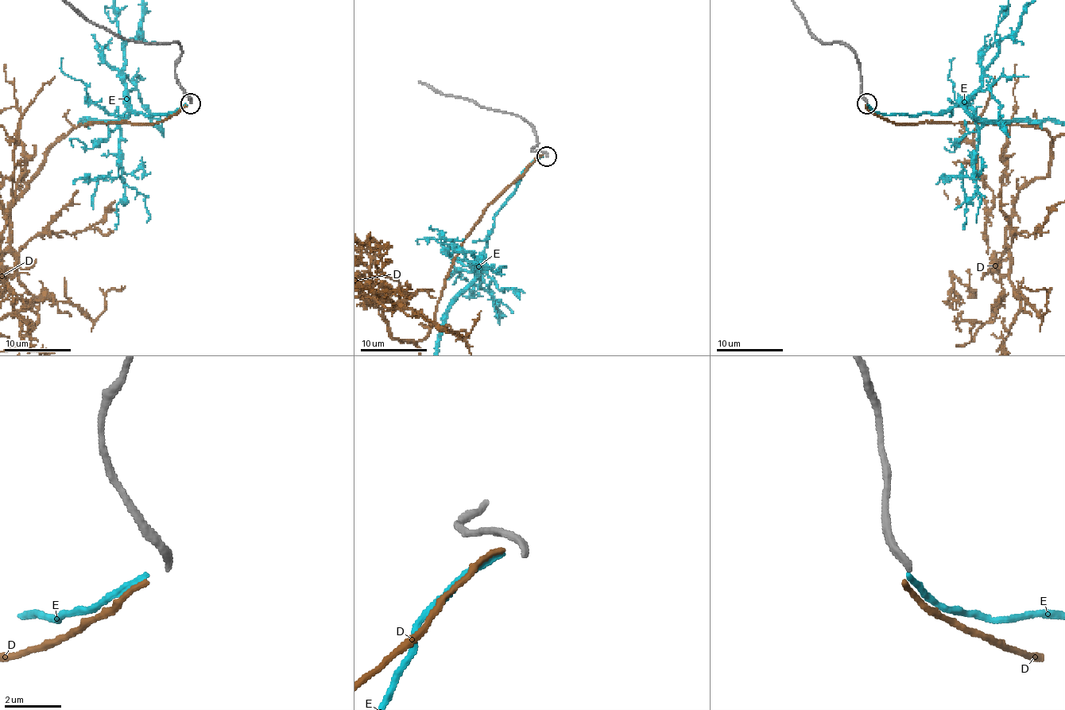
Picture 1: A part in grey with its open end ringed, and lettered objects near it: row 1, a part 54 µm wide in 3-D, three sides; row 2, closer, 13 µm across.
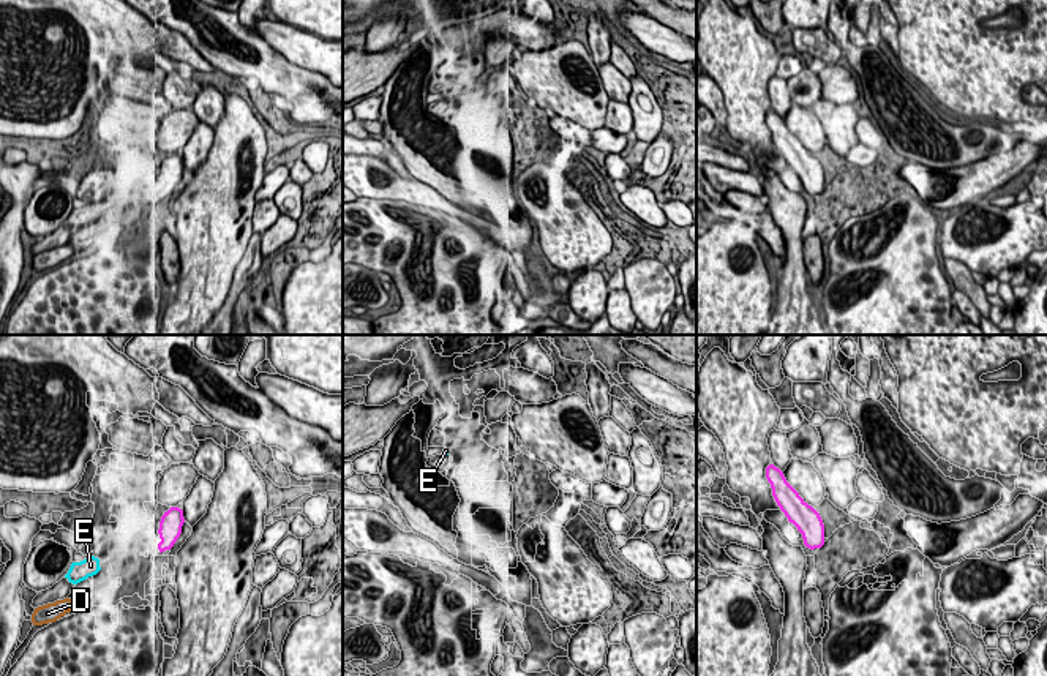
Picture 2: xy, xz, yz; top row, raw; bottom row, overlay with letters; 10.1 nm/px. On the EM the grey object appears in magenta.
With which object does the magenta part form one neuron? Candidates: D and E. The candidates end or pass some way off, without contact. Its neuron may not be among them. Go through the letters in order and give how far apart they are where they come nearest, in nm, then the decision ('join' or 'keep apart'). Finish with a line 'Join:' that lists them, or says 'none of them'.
D: 1000 nm | keep apart
E: 600 nm | join
Join: E

